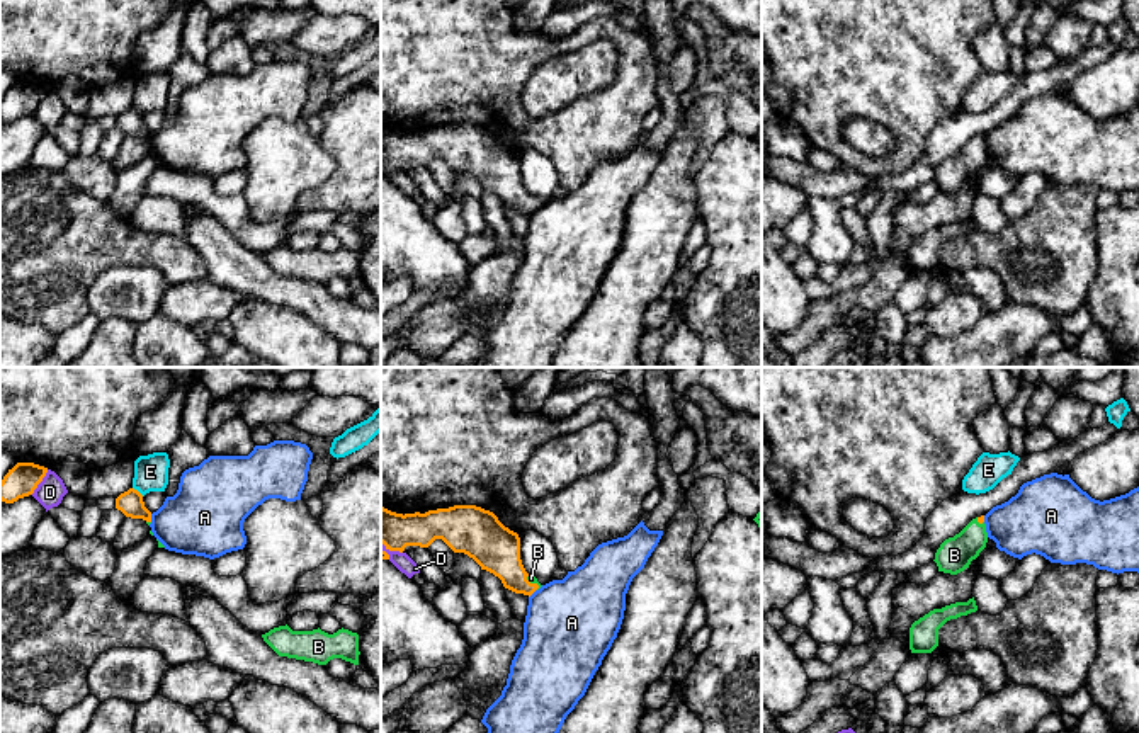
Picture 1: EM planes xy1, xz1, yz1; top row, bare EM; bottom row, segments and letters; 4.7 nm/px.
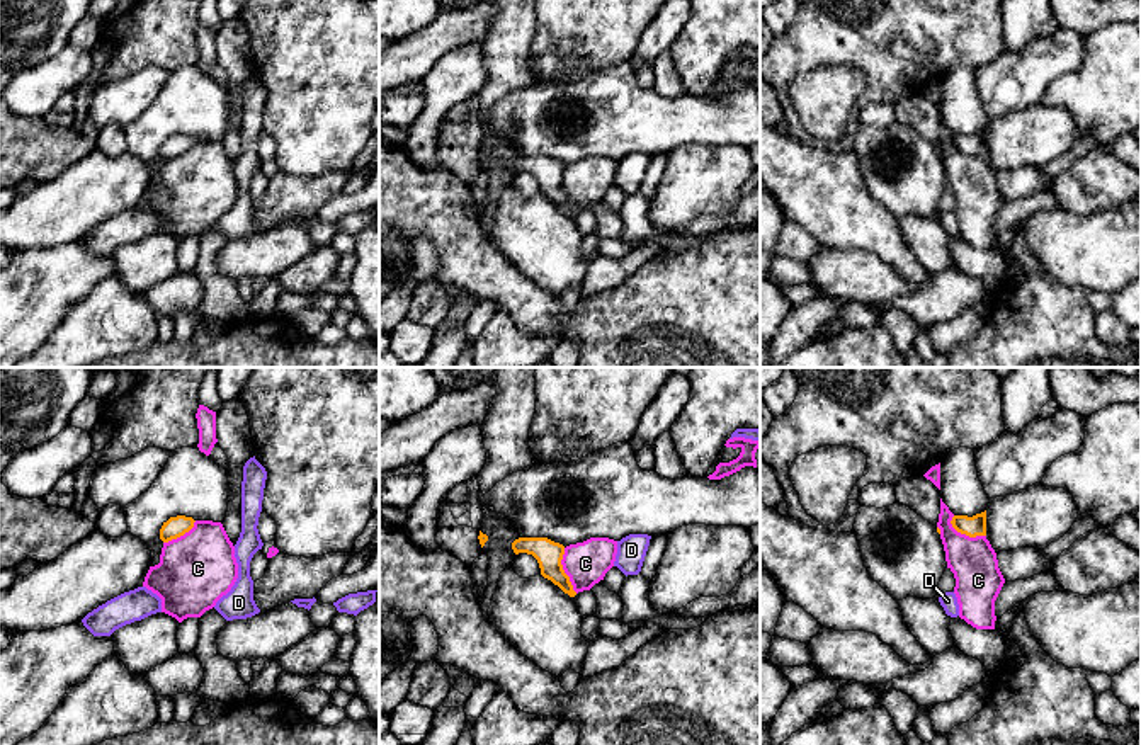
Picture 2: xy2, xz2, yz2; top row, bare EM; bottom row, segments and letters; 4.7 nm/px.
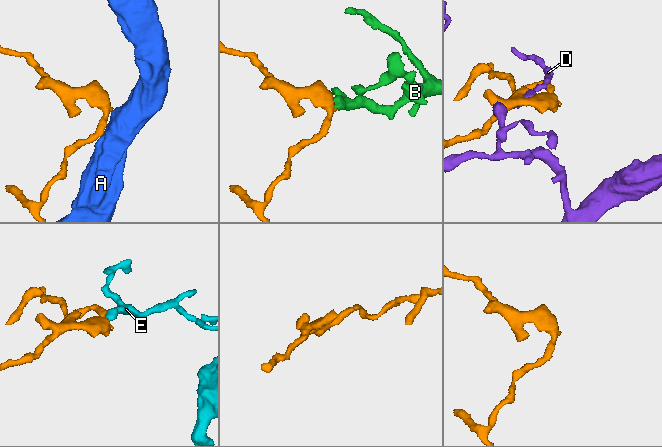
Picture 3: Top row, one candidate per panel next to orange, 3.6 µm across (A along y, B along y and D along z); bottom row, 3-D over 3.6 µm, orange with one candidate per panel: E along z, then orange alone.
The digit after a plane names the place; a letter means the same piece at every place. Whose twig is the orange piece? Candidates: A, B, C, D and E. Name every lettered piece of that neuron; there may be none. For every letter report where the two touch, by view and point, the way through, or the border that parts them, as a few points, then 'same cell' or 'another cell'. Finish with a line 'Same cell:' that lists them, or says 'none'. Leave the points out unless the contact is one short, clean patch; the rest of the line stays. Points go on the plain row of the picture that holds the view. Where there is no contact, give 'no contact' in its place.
A: xy1 (150, 136) | along xy1 (150, 133), (152, 140) | another cell
B: xz1 (532, 203) | across xz1 (495, 167), (532, 203), (531, 198) | same cell
C: xz2 (563, 189) | along xz2 (563, 167), (561, 187), (577, 211) | another cell
D: xy1 (41, 99) | another cell
E: xy1 (136, 109) | along xy1 (133, 106), (143, 114) | another cell
Same cell: B

